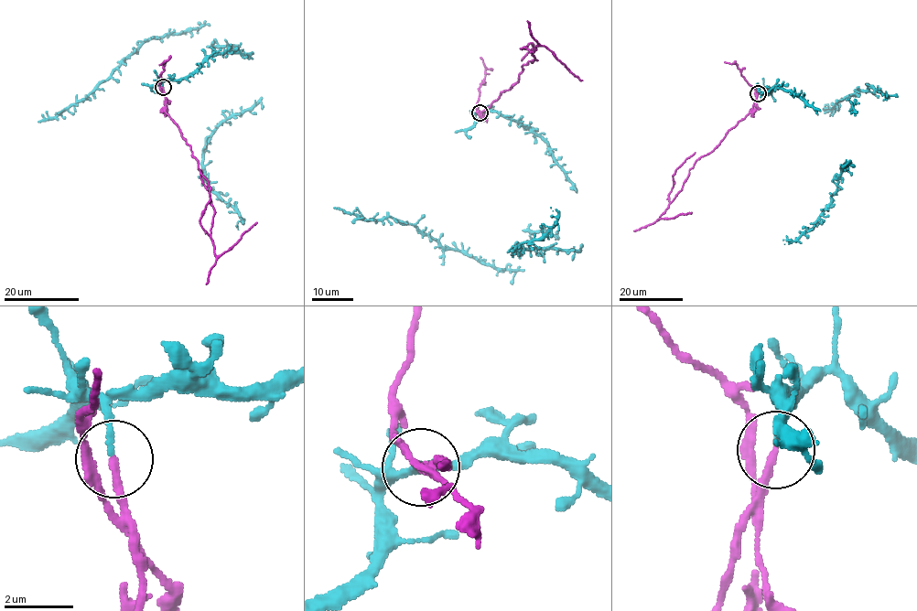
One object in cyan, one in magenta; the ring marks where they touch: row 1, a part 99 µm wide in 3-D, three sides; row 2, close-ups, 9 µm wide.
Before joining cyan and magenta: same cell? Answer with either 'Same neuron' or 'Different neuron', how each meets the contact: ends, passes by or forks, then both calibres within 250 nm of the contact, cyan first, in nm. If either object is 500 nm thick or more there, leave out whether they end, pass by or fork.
Different neuron. At the ring cyan ends. At the ring magenta ends. Thickness 140 nm (cyan) against 200 nm

